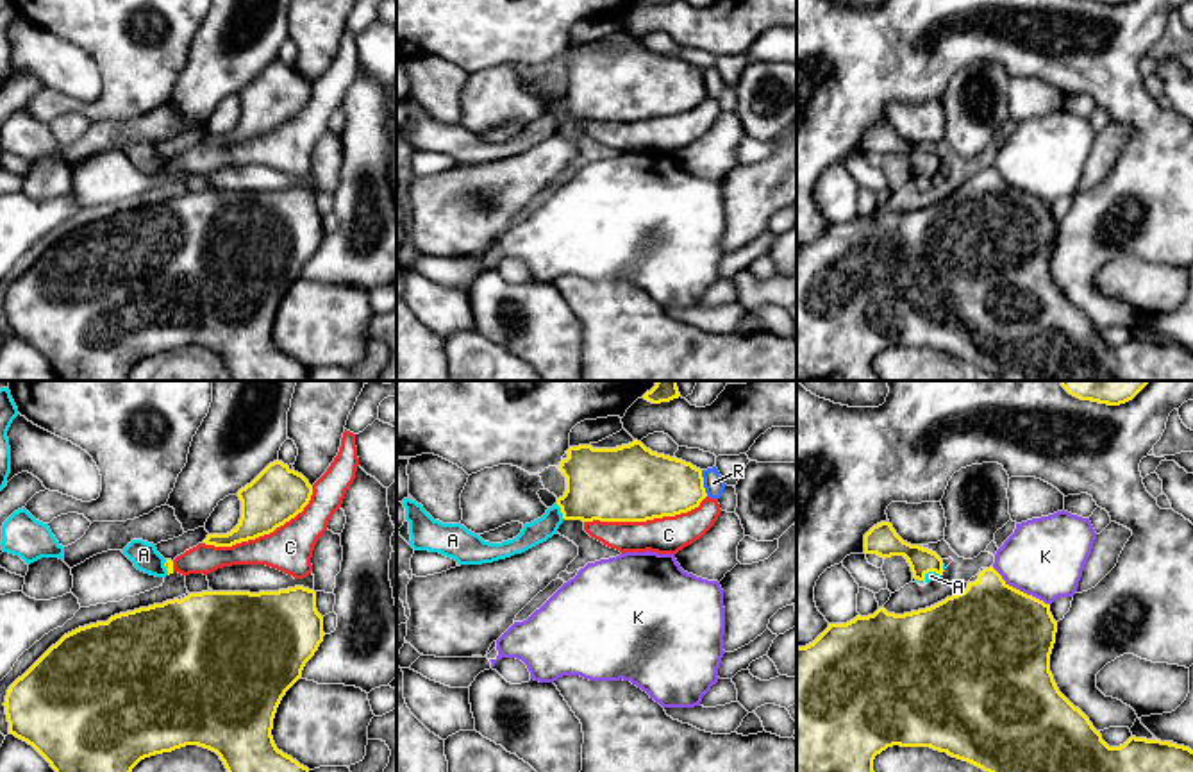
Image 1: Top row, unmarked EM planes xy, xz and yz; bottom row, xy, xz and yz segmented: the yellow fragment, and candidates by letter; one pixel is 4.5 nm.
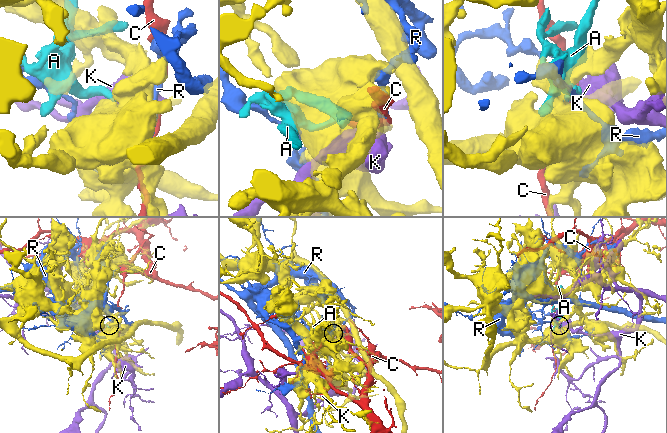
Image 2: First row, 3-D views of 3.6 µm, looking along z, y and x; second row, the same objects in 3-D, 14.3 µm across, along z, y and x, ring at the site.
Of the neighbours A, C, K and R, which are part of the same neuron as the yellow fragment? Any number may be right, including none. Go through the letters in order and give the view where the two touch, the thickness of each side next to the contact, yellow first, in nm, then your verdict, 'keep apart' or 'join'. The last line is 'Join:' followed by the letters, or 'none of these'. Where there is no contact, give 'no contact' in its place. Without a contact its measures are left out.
A: meets yellow in xz; 340 nm thick on the yellow side, 110 nm on the other; join
C: meets yellow in xz; 340 nm thick on the yellow side, 170 nm on the other; keep apart
K: meets yellow in yz; 500 nm thick on the yellow side, 360 nm on the other; keep apart
R: meets yellow in xz; 300 nm thick on the yellow side, 90 nm on the other; keep apart
Join: A

